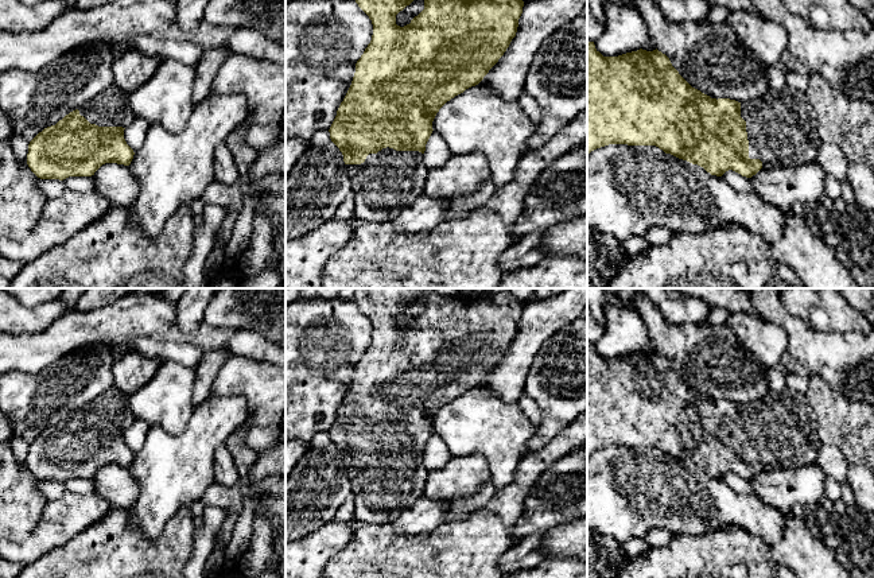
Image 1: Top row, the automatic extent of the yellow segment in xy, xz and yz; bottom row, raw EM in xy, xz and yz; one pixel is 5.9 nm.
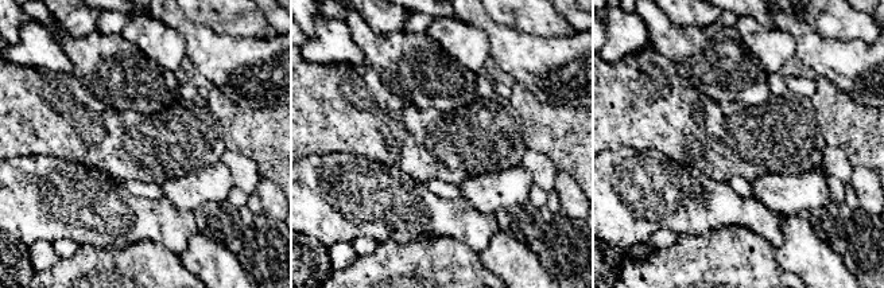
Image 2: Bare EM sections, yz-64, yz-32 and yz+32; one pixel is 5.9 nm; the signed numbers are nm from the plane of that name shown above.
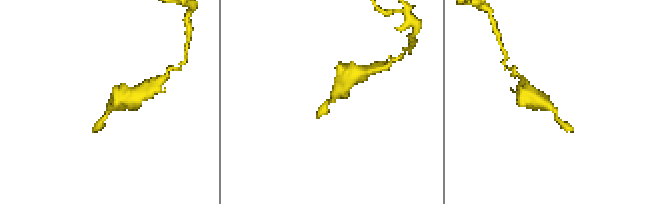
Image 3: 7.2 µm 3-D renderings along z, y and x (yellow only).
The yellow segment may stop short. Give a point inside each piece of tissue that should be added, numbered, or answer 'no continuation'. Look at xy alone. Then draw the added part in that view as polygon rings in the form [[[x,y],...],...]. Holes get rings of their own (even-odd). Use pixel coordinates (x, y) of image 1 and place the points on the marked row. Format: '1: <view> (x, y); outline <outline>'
1: xy (111, 108); outline [[[114,84],[81,105],[78,110],[90,124],[98,127],[127,128],[135,119],[135,113],[129,108],[129,94]]]

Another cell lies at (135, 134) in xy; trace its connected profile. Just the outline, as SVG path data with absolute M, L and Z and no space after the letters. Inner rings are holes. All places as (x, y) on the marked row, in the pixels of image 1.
M135 116L133 121L124 129L124 139L133 152L137 152L141 148L148 128L148 121Z

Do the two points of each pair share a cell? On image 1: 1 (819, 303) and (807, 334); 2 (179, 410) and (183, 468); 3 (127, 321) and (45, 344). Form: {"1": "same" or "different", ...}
{"1": "different", "2": "different", "3": "same"}

